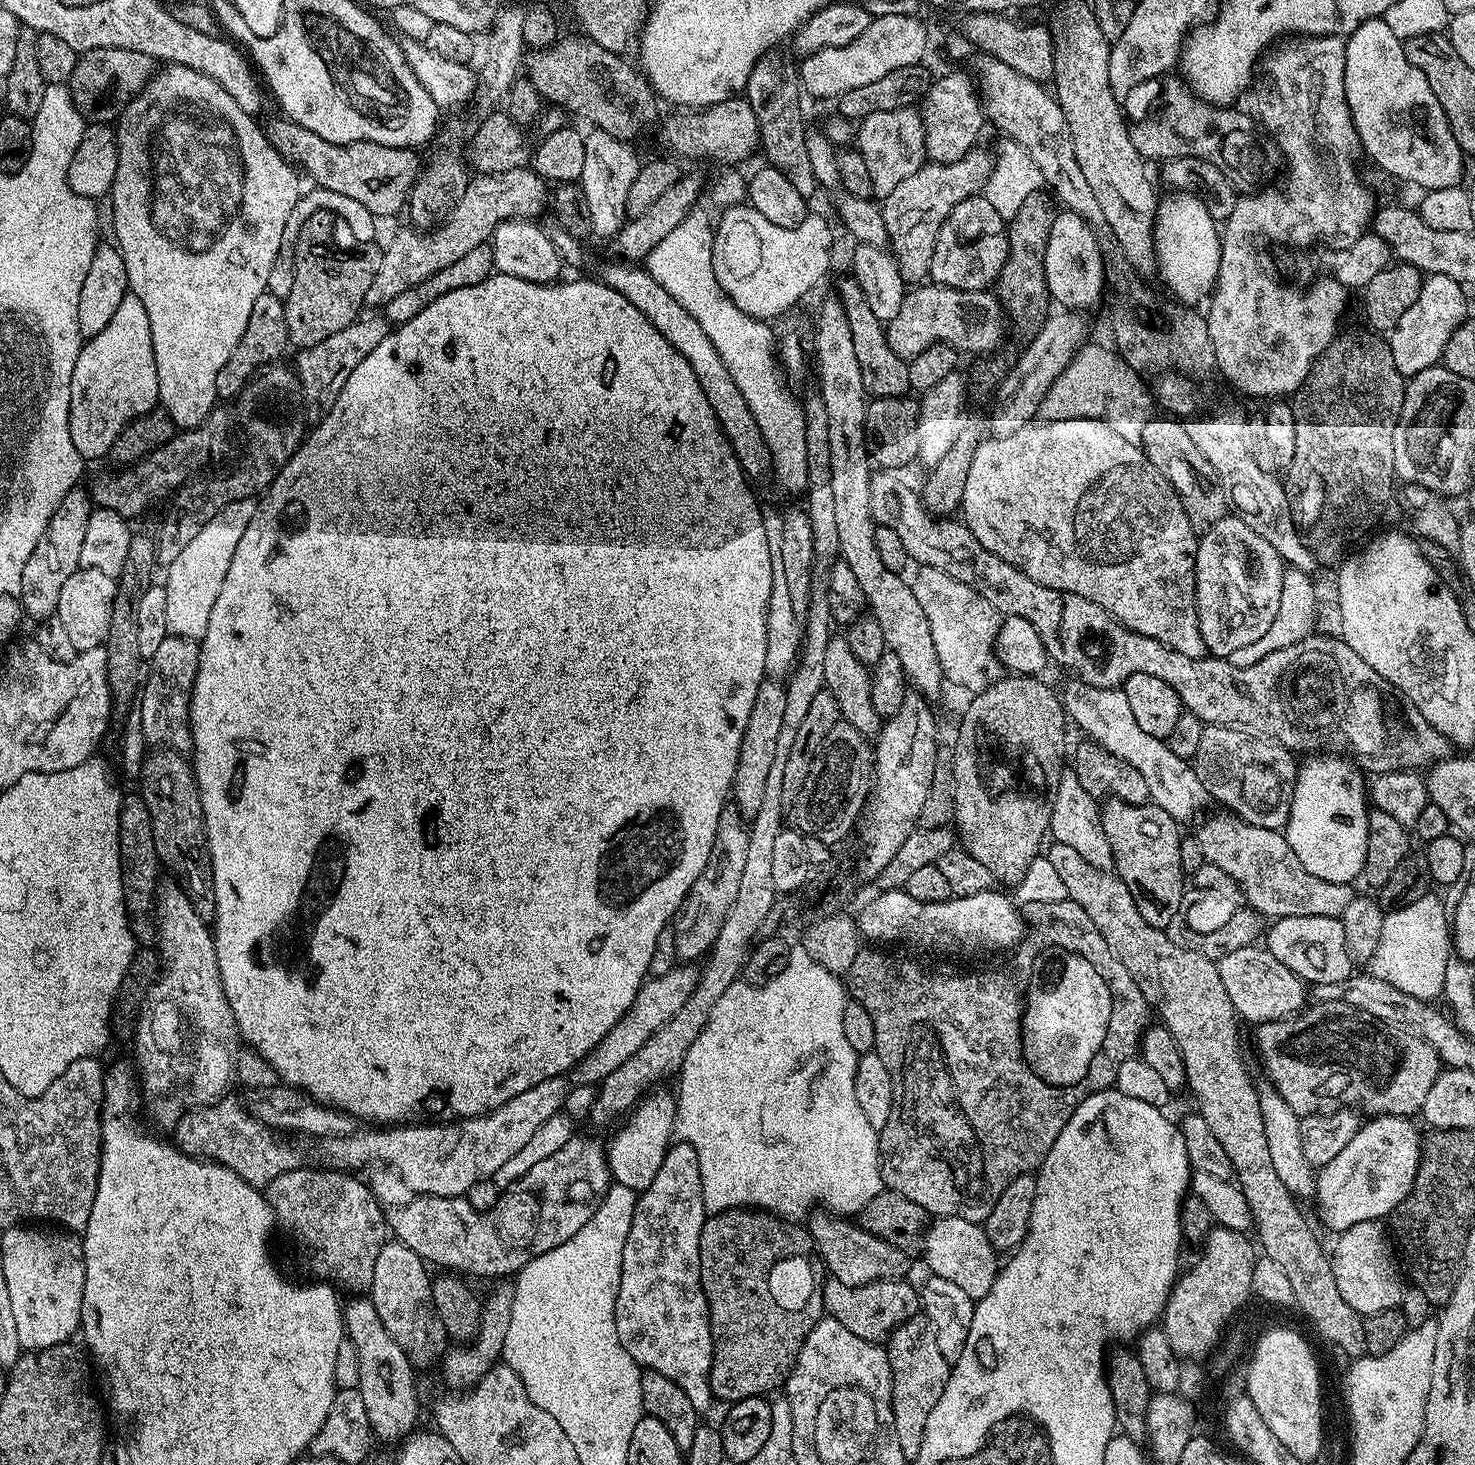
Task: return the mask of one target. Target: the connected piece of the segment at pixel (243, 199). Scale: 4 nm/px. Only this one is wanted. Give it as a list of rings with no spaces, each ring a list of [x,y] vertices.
[[[168,64],[161,67],[143,90],[126,105],[114,124],[118,146],[118,170],[114,174],[110,193],[112,228],[116,231],[114,243],[122,254],[122,262],[126,262],[128,290],[141,300],[142,306],[146,306],[146,314],[150,317],[154,362],[158,366],[159,407],[170,414],[180,430],[197,428],[202,421],[207,420],[217,403],[218,374],[222,366],[226,366],[226,358],[234,354],[234,346],[238,346],[242,334],[246,334],[246,322],[250,322],[250,310],[254,310],[254,302],[258,302],[260,295],[268,291],[270,270],[282,246],[282,230],[286,230],[290,210],[294,210],[302,195],[301,177],[297,169],[284,160],[282,154],[274,150],[274,146],[270,146],[268,135],[259,123],[256,125],[256,119],[253,113],[242,110],[242,106],[238,106],[238,102],[234,102],[234,98],[218,82],[214,82],[214,78],[181,64]]]

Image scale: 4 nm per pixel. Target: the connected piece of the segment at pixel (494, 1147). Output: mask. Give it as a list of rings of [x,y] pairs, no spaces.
[[[555,1076],[546,1082],[538,1082],[538,1086],[530,1086],[530,1090],[522,1090],[510,1102],[498,1106],[493,1112],[485,1112],[482,1116],[469,1116],[455,1122],[412,1122],[407,1126],[392,1126],[387,1130],[372,1130],[365,1136],[353,1134],[350,1136],[334,1136],[327,1141],[328,1156],[333,1160],[335,1167],[340,1170],[356,1170],[352,1168],[367,1169],[369,1166],[380,1165],[393,1168],[410,1186],[413,1194],[422,1196],[463,1196],[467,1197],[470,1186],[474,1182],[482,1182],[495,1177],[498,1170],[502,1170],[505,1162],[514,1158],[526,1142],[550,1117],[557,1115],[564,1107],[564,1100],[568,1097],[570,1087],[564,1076]]]

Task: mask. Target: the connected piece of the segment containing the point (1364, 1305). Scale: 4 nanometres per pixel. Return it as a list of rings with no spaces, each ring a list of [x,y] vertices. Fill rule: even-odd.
[[[1382,1220],[1358,1222],[1339,1233],[1337,1240],[1330,1256],[1332,1273],[1342,1298],[1350,1308],[1365,1316],[1399,1307],[1404,1296],[1404,1278],[1399,1263],[1394,1259],[1385,1223]]]

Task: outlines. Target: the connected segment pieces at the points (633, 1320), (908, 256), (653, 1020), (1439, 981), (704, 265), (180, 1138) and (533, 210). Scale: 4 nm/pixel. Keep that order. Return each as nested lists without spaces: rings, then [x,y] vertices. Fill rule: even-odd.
[[[676,1142],[669,1147],[664,1155],[662,1166],[658,1174],[654,1174],[654,1190],[660,1196],[660,1208],[662,1218],[658,1222],[656,1234],[650,1238],[650,1244],[632,1244],[632,1250],[626,1250],[626,1256],[622,1256],[622,1270],[628,1270],[628,1274],[636,1274],[640,1278],[634,1280],[636,1288],[632,1292],[624,1292],[628,1296],[616,1296],[622,1300],[616,1300],[610,1309],[613,1317],[619,1318],[618,1342],[634,1358],[641,1369],[649,1372],[657,1372],[670,1382],[674,1382],[690,1398],[690,1406],[698,1414],[704,1414],[711,1404],[714,1404],[714,1397],[710,1390],[710,1366],[712,1365],[712,1327],[708,1317],[708,1303],[706,1294],[702,1290],[700,1281],[700,1235],[702,1226],[706,1219],[704,1210],[704,1199],[702,1198],[702,1178],[698,1166],[698,1154],[694,1154],[694,1146],[683,1142]],[[646,1254],[660,1254],[660,1284],[650,1284],[650,1264],[646,1258],[634,1258],[634,1256],[646,1256]]]
[[[977,146],[962,158],[958,158],[958,162],[950,162],[949,164],[926,162],[914,174],[910,174],[910,178],[904,179],[898,187],[890,190],[888,196],[883,197],[880,213],[882,214],[882,222],[886,222],[887,247],[896,260],[900,277],[909,285],[916,286],[929,279],[930,258],[934,258],[934,242],[938,230],[942,230],[942,222],[946,222],[950,210],[954,210],[954,206],[958,202],[977,195],[983,189],[984,182],[990,178],[993,167],[993,153],[989,149],[987,152],[983,146]]]
[[[674,966],[666,975],[645,979],[630,1010],[626,1010],[626,1014],[622,1014],[622,1018],[613,1026],[610,1034],[606,1034],[606,1038],[602,1038],[602,1042],[598,1042],[598,1046],[594,1046],[594,1050],[586,1053],[584,1059],[576,1065],[574,1069],[575,1083],[596,1086],[601,1080],[615,1077],[617,1075],[615,1072],[623,1064],[625,1067],[629,1063],[631,1055],[638,1054],[638,1050],[646,1045],[647,1039],[666,1026],[670,1022],[670,1018],[674,1017],[674,1014],[677,1014],[685,1005],[686,1000],[694,994],[695,986],[700,980],[700,972],[696,968],[695,970],[692,968],[695,967]]]
[[[1429,892],[1412,905],[1385,915],[1381,937],[1370,961],[1370,972],[1376,978],[1427,1002],[1443,993],[1446,964],[1452,955],[1450,914],[1443,899],[1435,894]]]
[[[700,211],[689,212],[686,219],[678,222],[678,226],[674,226],[674,230],[670,230],[670,234],[666,234],[666,238],[662,238],[662,242],[658,242],[650,250],[646,261],[648,273],[658,282],[662,282],[662,287],[698,321],[698,326],[702,326],[706,338],[714,342],[714,350],[718,350],[718,355],[722,357],[726,370],[730,370],[734,383],[738,385],[738,390],[742,390],[742,395],[746,397],[746,402],[750,406],[750,414],[754,414],[758,422],[758,430],[762,430],[762,438],[770,446],[774,476],[780,479],[780,484],[786,491],[803,493],[808,487],[804,409],[799,403],[796,405],[795,398],[784,389],[784,384],[776,373],[778,360],[774,355],[774,334],[772,338],[772,332],[768,329],[771,327],[765,321],[755,320],[750,314],[742,314],[742,310],[734,306],[726,290],[718,286],[718,278],[714,278],[714,262],[712,261],[714,224],[711,219],[708,221],[706,213]]]
[[[231,1098],[207,1104],[201,1108],[191,1108],[174,1129],[174,1143],[183,1150],[185,1156],[201,1160],[215,1160],[216,1163],[234,1170],[238,1178],[250,1182],[250,1186],[264,1190],[278,1174],[301,1167],[300,1156],[288,1144],[275,1140],[273,1129],[253,1116],[243,1103]]]
[[[531,167],[506,170],[502,174],[476,174],[469,179],[460,201],[452,211],[431,230],[417,230],[408,226],[382,248],[382,266],[378,266],[378,274],[374,274],[374,282],[370,282],[370,290],[366,290],[365,305],[383,306],[402,294],[402,290],[410,290],[410,286],[418,286],[430,274],[438,274],[445,266],[451,266],[470,254],[470,250],[481,247],[491,237],[496,227],[507,220],[517,218],[536,218],[540,207],[545,207],[549,199],[546,181],[537,176]]]

